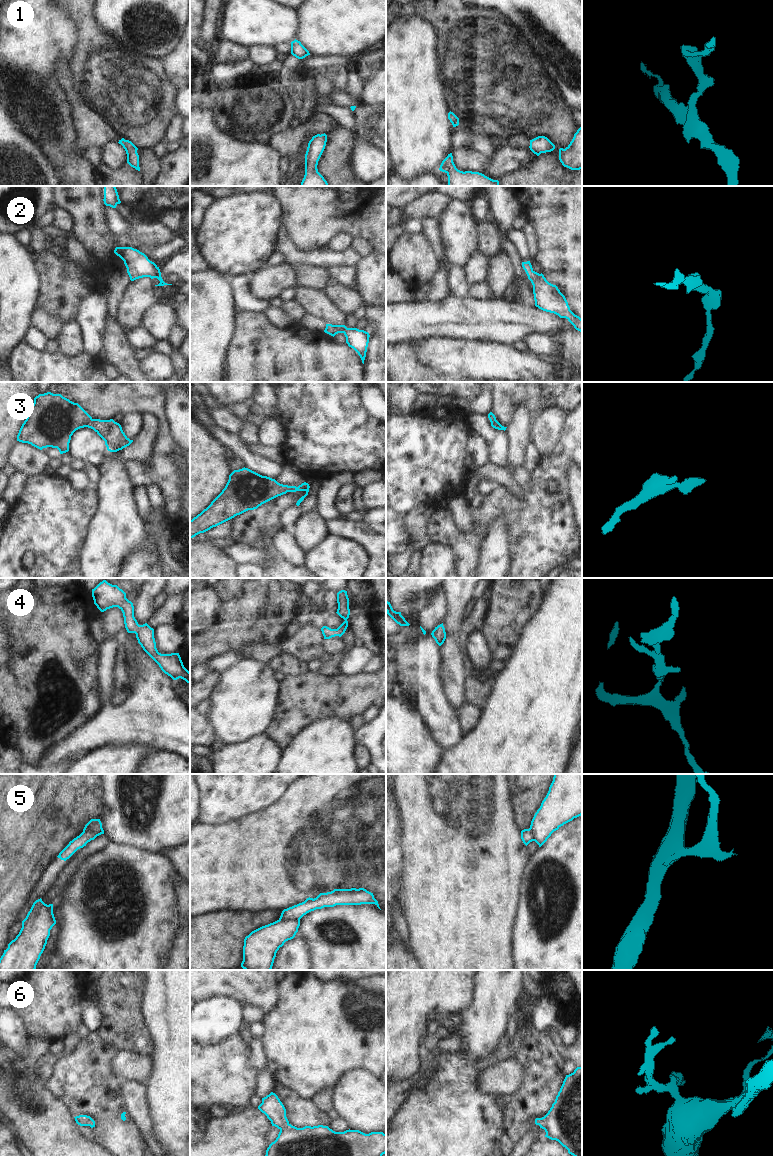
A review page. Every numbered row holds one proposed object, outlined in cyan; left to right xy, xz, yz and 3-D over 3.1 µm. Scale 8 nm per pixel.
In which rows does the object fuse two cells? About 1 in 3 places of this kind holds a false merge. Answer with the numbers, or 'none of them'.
5

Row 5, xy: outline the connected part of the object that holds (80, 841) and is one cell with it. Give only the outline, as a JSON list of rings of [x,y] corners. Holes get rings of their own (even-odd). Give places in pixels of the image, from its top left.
[[[103,828],[99,830],[99,833],[93,833],[90,831],[84,831],[79,836],[74,838],[69,844],[59,853],[57,856],[61,860],[66,861],[69,859],[78,849],[86,846],[88,842],[94,840],[97,836],[104,834]]]

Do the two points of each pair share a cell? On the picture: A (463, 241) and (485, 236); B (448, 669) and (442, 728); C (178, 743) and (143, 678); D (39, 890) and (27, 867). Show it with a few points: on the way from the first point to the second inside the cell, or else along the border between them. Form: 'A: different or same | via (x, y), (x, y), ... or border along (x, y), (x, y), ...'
A: different | border along (477, 223), (477, 247), (475, 249)
B: different | border along (439, 672), (444, 695), (448, 703), (456, 711)
C: same | via (168, 727), (153, 712), (152, 694)
D: different | border along (49, 864), (31, 891)

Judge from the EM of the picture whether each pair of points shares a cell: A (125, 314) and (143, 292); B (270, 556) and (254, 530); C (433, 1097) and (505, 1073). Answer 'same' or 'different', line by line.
A: same
B: different
C: same

